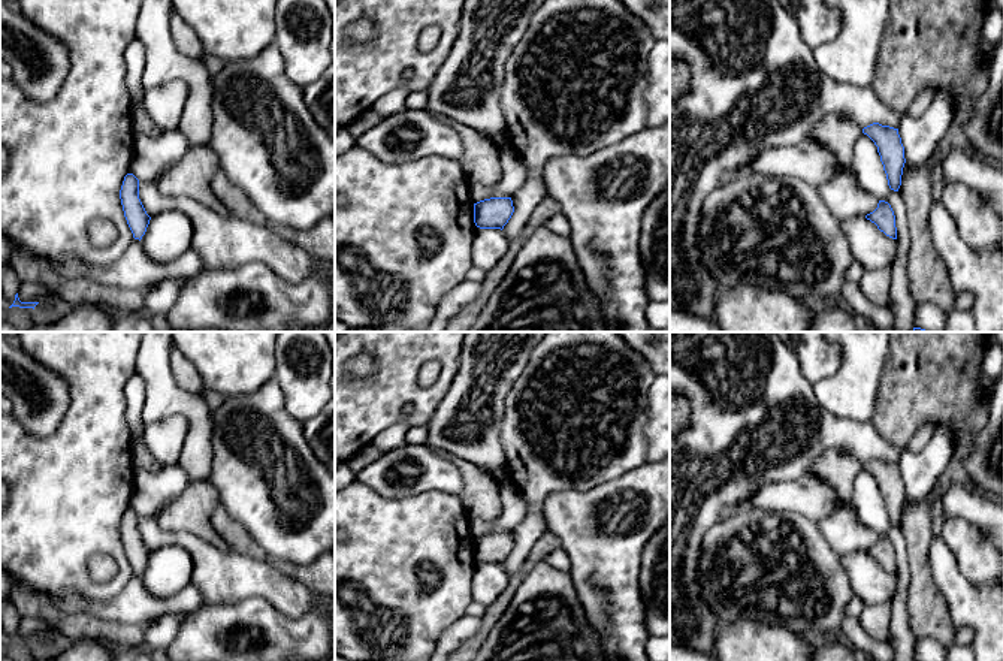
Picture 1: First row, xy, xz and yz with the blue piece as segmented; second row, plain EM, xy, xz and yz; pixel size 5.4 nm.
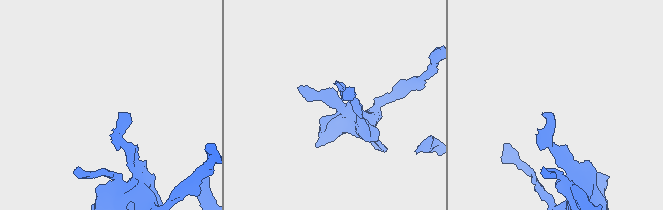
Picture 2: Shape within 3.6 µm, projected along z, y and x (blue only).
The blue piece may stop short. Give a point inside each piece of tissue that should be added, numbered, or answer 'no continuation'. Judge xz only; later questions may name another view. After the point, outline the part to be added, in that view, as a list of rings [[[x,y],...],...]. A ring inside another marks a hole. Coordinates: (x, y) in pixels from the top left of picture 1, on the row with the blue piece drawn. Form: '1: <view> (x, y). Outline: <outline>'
no continuation

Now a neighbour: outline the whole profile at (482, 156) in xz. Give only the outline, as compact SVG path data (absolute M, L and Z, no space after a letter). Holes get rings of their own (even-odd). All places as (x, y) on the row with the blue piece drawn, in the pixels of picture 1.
M445 118L444 123L453 127L463 141L460 163L469 184L492 185L498 182L502 175L501 147L489 136L457 121Z

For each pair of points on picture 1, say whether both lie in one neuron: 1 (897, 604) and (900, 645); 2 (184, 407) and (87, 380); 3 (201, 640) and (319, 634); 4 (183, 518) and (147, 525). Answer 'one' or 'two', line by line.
1: one
2: two
3: one
4: two

